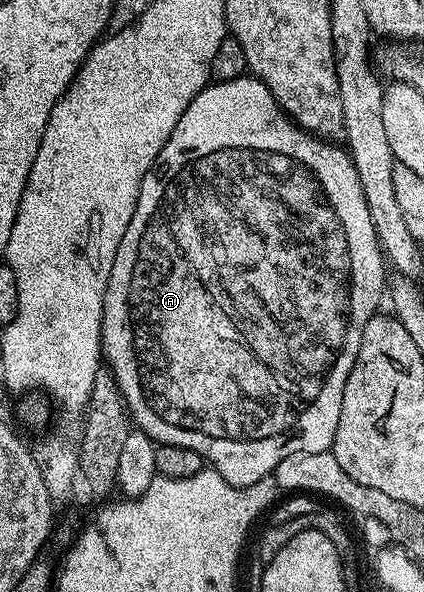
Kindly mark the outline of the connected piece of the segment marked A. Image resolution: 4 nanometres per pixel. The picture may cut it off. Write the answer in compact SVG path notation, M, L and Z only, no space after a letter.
M247 75L228 79L227 81L214 81L193 97L168 143L154 160L154 166L144 175L144 183L140 183L140 199L136 203L136 211L128 223L128 231L124 231L124 239L120 239L120 247L116 251L116 259L112 263L112 275L108 275L108 287L104 295L104 315L102 316L102 355L110 373L116 379L120 391L126 400L126 408L130 410L130 420L137 428L146 432L158 445L175 445L176 447L189 447L200 455L207 466L213 467L228 483L233 485L251 485L257 481L265 481L274 472L280 459L288 459L288 455L297 453L324 453L334 444L336 427L340 423L340 407L344 399L344 383L348 383L348 375L354 366L356 355L360 351L360 339L368 319L372 319L379 308L378 296L383 296L387 288L386 271L387 262L384 252L378 244L378 236L372 227L372 215L368 215L368 203L364 199L364 191L360 187L360 175L356 175L356 167L352 163L349 152L341 144L331 143L321 137L315 137L301 129L288 114L276 103L272 91L259 77Z

